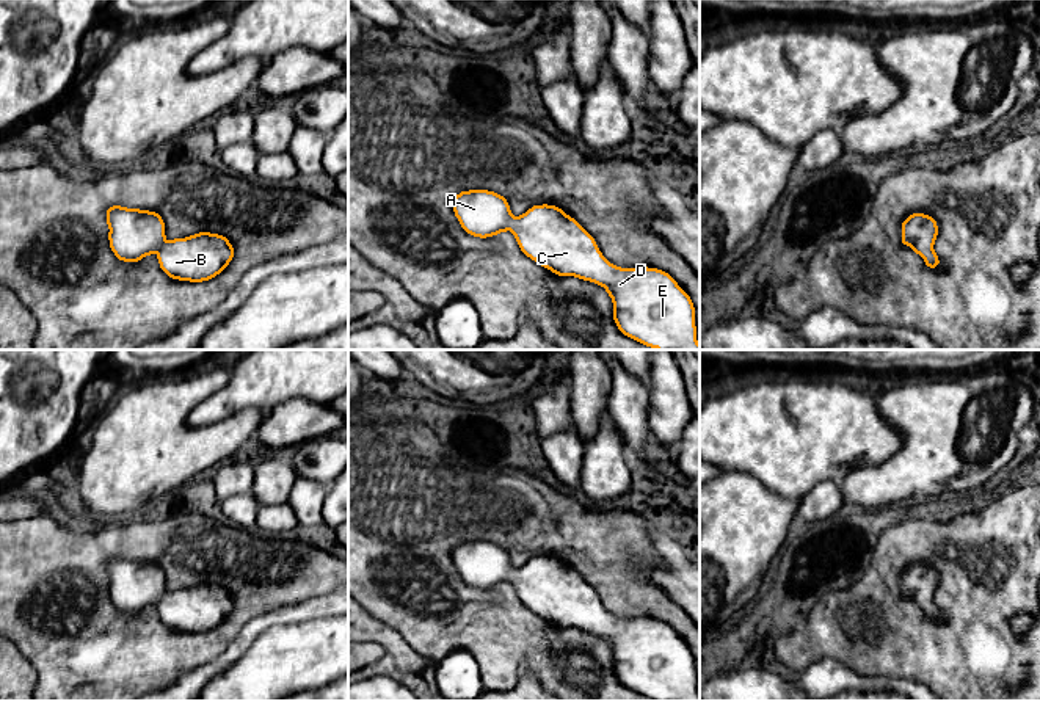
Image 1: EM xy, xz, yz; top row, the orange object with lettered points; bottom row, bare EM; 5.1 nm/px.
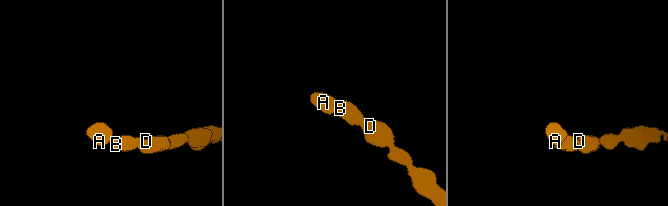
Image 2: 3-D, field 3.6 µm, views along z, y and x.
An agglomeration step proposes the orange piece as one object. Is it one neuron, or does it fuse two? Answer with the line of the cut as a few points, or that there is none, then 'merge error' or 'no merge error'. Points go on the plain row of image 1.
cut none; no merge error

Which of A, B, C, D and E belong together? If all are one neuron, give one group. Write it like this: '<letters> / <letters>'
A B C D E

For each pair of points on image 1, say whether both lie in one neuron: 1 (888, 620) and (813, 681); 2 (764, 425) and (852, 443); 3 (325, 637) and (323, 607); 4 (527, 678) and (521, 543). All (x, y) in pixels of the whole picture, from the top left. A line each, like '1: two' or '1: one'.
1: two
2: one
3: two
4: two

